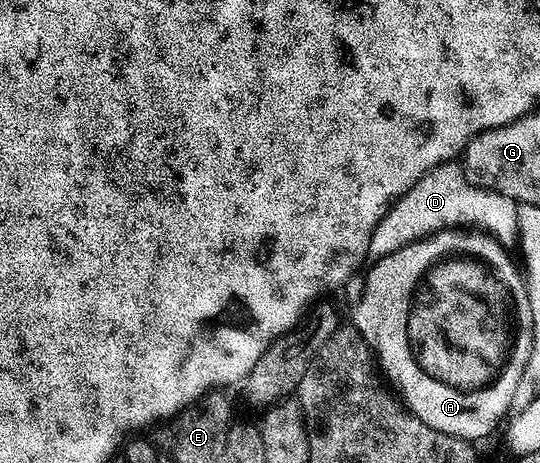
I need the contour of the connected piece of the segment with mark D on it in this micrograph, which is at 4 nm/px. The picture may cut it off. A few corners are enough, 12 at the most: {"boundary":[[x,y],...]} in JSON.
{"boundary":[[459,163],[427,172],[372,232],[389,256],[455,226],[518,240],[517,203]]}

